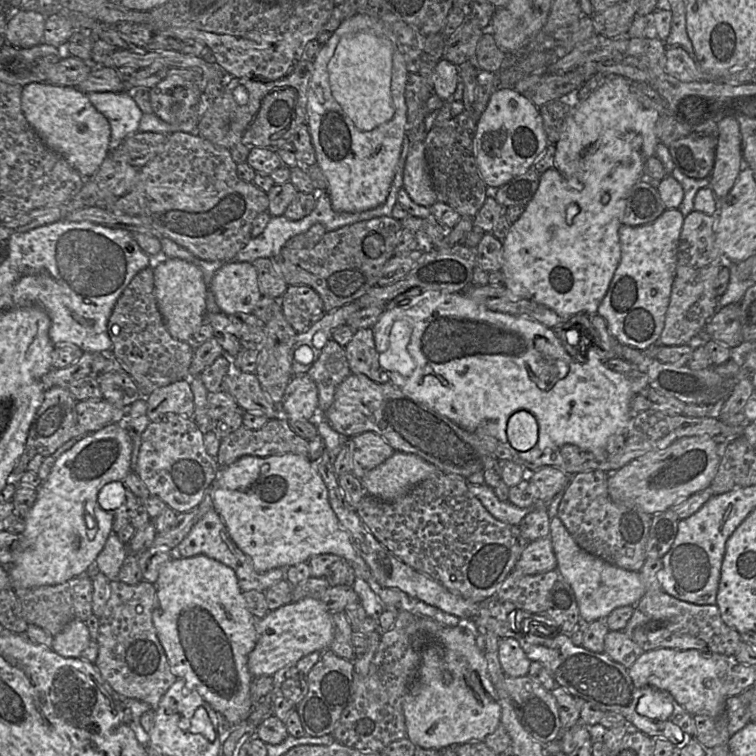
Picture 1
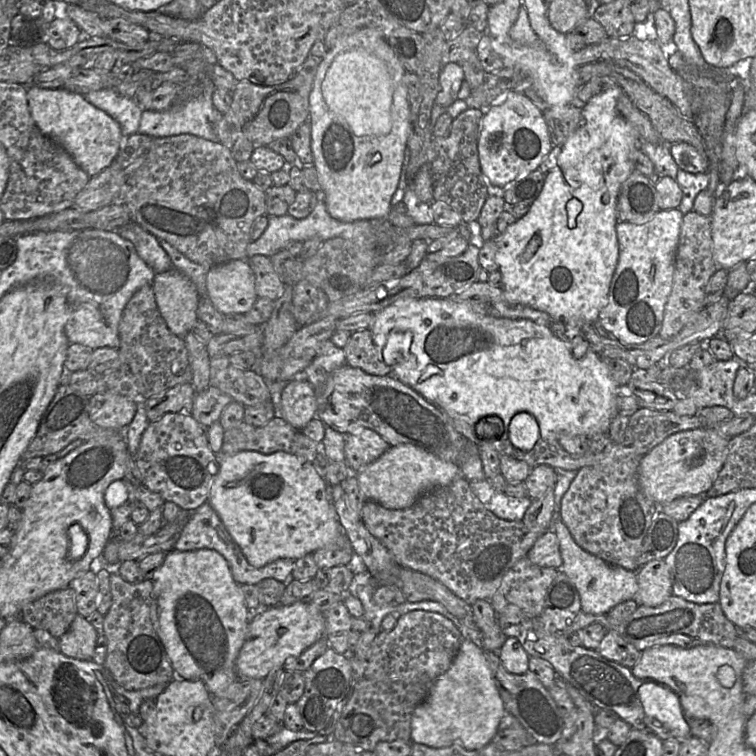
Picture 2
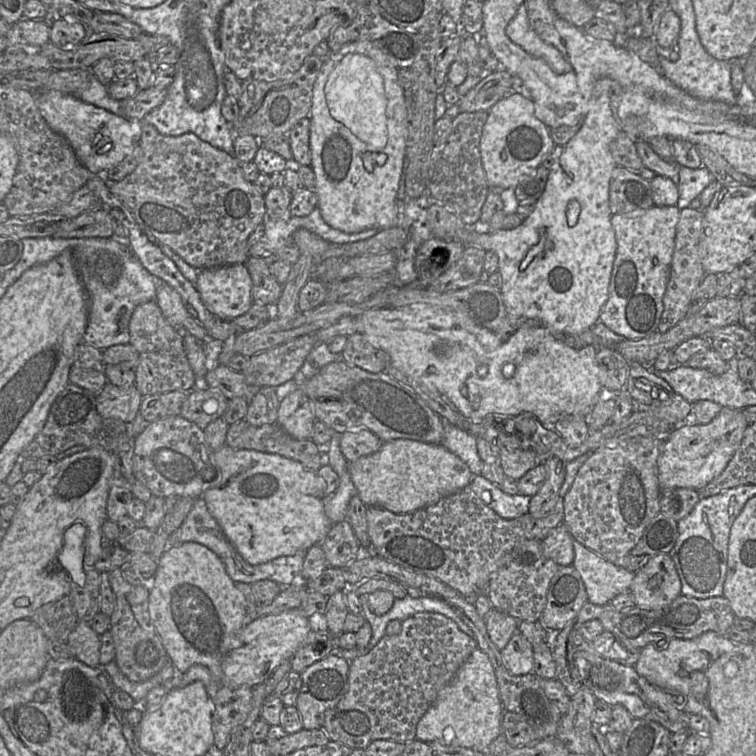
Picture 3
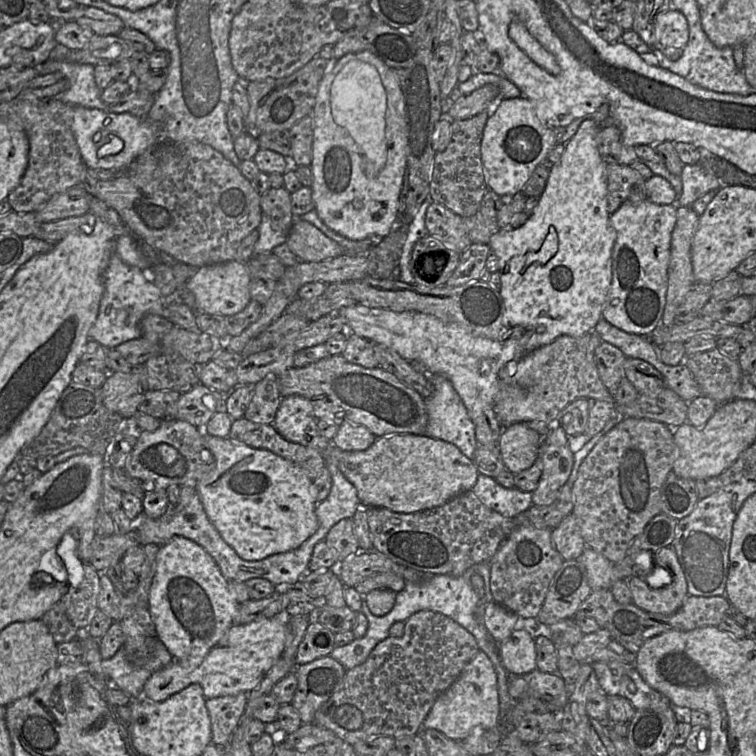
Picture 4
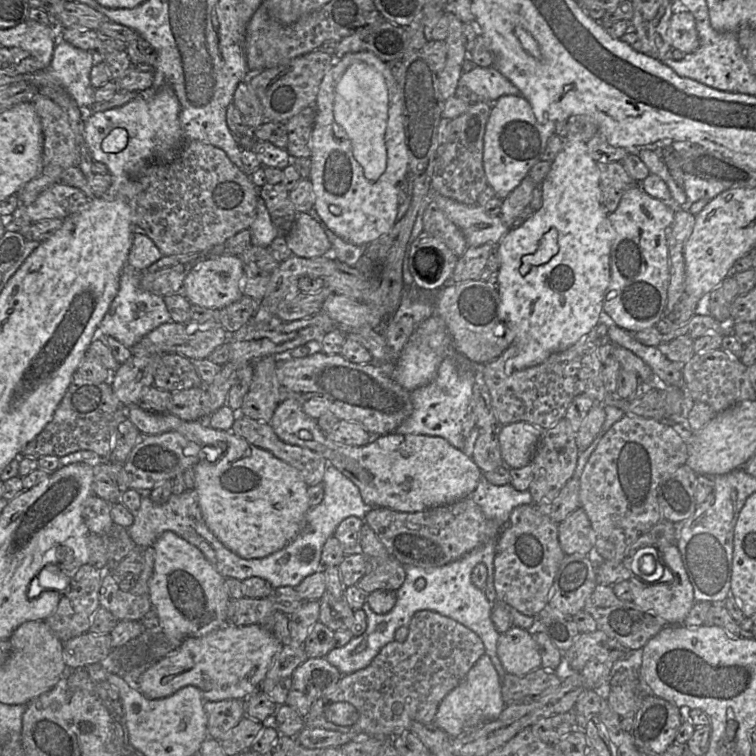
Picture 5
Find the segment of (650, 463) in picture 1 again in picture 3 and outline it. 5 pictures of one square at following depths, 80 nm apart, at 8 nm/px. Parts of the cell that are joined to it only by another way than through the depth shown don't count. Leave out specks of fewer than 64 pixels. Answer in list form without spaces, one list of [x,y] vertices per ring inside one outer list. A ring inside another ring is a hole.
[[[722,407],[719,414],[708,424],[674,426],[670,434],[661,441],[661,452],[658,458],[660,489],[700,490],[708,485],[726,468],[740,446],[748,426],[742,410],[729,407]]]

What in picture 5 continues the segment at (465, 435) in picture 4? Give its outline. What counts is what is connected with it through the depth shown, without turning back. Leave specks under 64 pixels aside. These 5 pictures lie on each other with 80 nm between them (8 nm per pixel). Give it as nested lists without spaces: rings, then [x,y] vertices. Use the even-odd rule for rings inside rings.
[[[454,346],[439,366],[436,377],[427,385],[411,392],[413,411],[411,415],[394,431],[397,434],[418,434],[438,436],[447,440],[452,446],[472,457],[473,447],[478,437],[478,430],[473,429],[468,441],[462,434],[464,419],[469,412],[473,386],[482,380],[482,366],[469,360]]]

